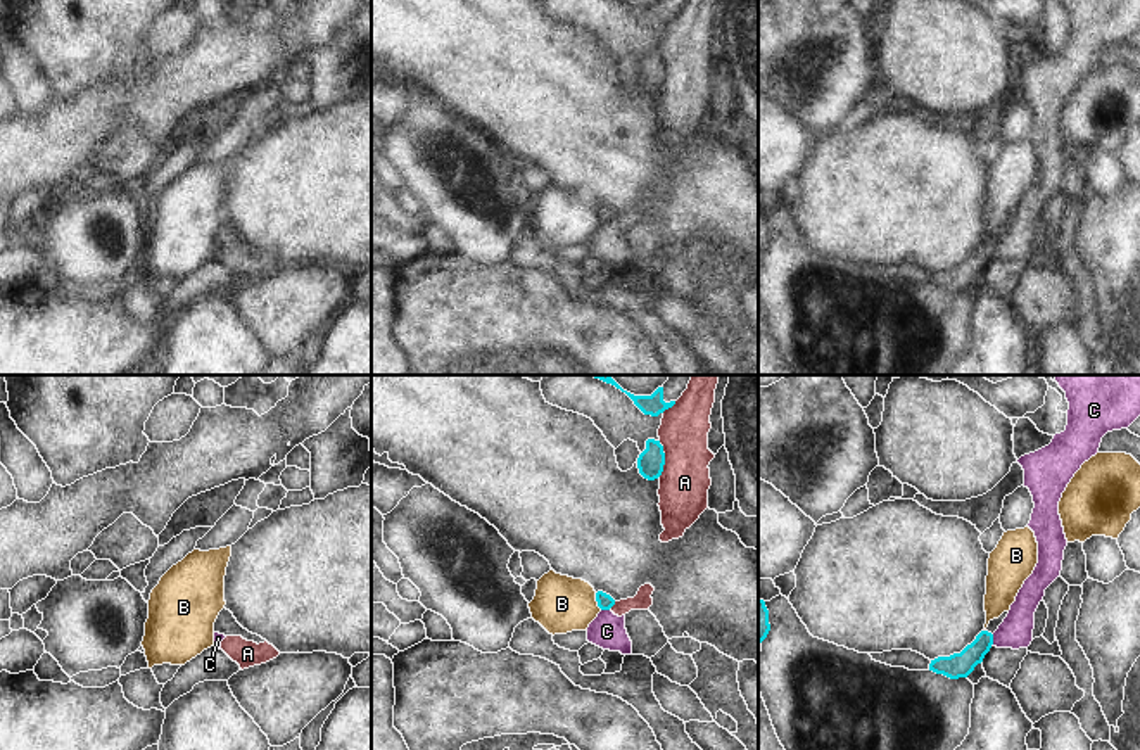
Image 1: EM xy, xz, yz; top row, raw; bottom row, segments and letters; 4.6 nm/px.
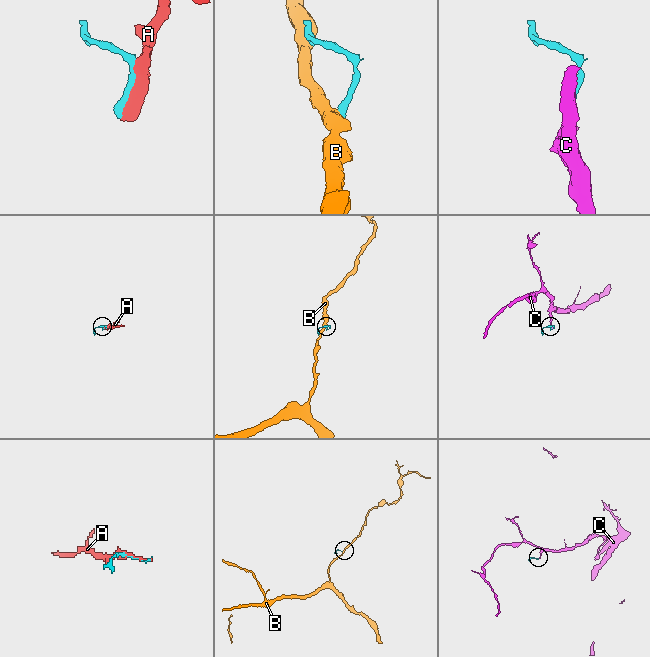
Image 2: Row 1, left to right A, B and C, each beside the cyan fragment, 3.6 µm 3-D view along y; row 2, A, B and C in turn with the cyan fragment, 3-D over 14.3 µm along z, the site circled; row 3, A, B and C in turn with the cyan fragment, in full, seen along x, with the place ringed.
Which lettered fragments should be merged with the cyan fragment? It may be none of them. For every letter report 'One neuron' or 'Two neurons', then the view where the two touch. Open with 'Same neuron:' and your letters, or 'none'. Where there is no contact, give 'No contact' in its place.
Same neuron: none
A: Two neurons. Touches cyan in xz
B: Two neurons. Touches cyan in xz
C: Two neurons. Touches cyan in yz.

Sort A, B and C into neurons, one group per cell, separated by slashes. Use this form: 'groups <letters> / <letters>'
groups A C / B

